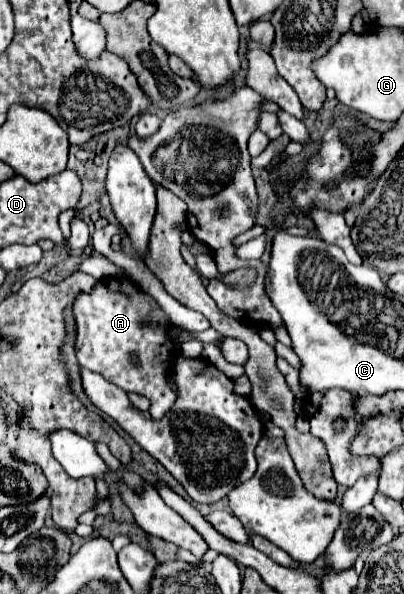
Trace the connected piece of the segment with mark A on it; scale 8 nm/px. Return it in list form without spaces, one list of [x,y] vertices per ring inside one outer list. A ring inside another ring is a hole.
[[[103,279],[97,283],[93,293],[79,295],[73,305],[77,321],[77,359],[81,367],[103,375],[107,381],[119,385],[127,393],[139,393],[149,397],[149,413],[153,419],[161,419],[175,403],[175,393],[167,387],[159,391],[157,383],[165,381],[169,373],[169,359],[173,343],[167,337],[169,317],[159,309],[151,295],[143,293],[131,279]],[[135,351],[141,367],[129,363],[129,353]],[[147,383],[151,389],[147,389]]]

